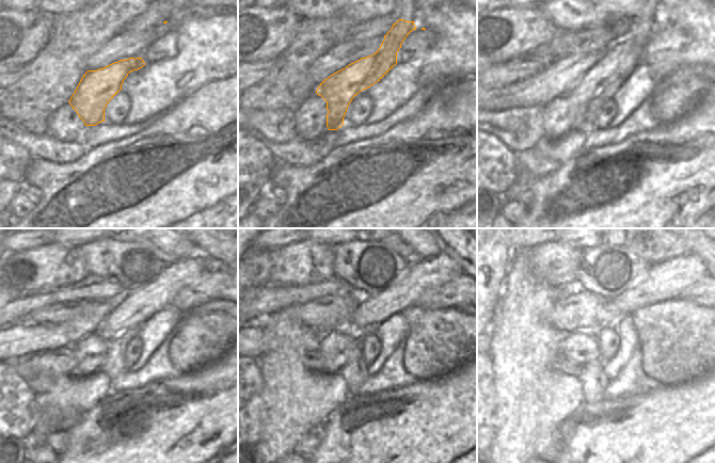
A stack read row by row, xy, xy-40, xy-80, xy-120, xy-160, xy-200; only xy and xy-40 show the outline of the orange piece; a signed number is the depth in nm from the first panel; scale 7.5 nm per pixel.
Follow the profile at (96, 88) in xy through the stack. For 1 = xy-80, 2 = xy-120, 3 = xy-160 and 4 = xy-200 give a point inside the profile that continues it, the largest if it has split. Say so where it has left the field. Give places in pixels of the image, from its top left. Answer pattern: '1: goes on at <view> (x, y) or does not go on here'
1: goes on at xy-80 (618, 62)
2: goes on at xy-120 (134, 309)
3: goes on at xy-160 (434, 272)
4: goes on at xy-200 (665, 281)

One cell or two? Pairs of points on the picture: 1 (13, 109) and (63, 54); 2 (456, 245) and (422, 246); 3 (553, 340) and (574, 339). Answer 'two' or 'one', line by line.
1: one
2: two
3: two

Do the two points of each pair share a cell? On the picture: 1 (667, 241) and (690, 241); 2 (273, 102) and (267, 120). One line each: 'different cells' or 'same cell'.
1: different cells
2: different cells

